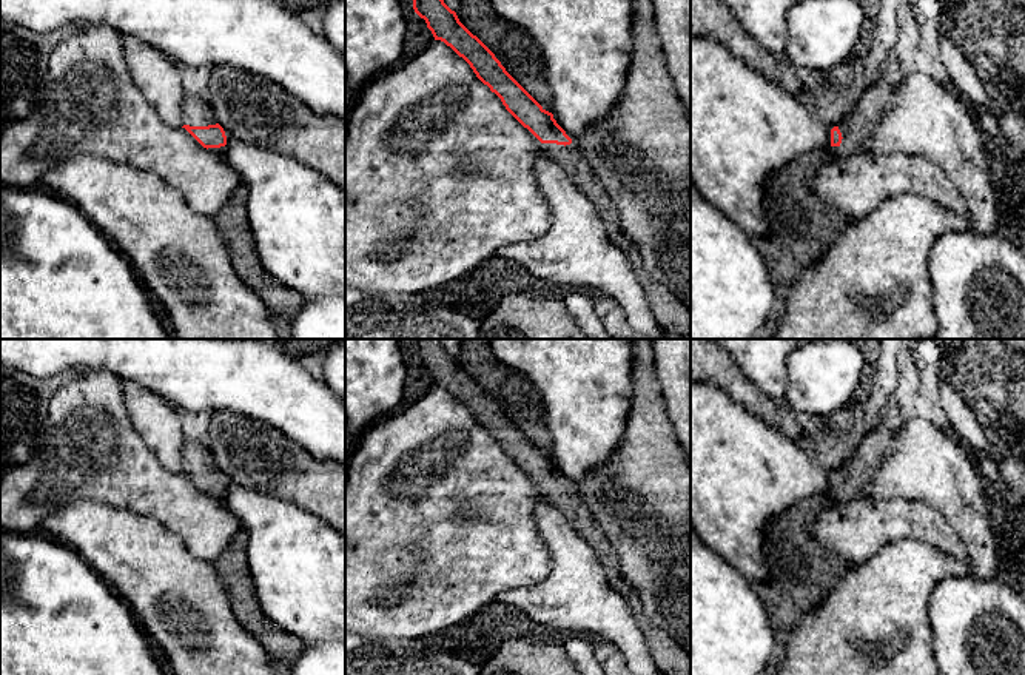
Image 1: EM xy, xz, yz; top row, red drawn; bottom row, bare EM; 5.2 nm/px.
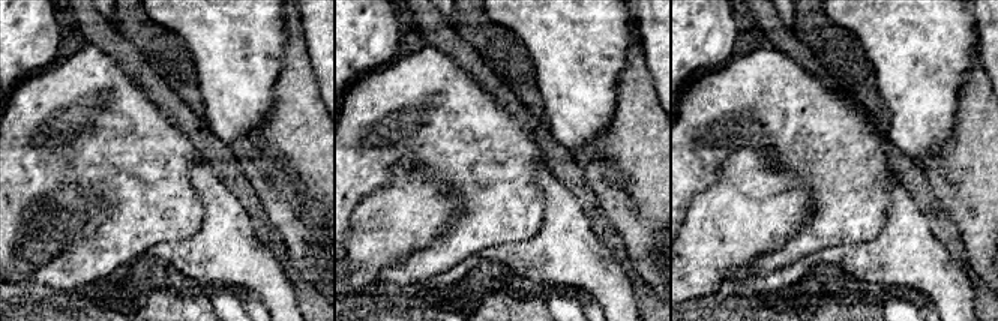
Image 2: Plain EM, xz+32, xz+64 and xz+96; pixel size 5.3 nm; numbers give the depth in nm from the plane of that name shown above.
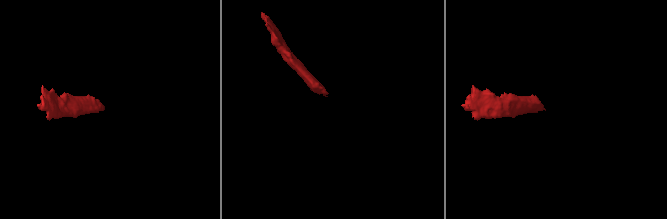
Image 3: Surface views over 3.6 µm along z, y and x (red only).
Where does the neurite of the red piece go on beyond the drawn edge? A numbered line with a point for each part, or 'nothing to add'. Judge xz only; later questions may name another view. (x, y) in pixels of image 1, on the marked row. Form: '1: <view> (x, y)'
1: xz (672, 316)

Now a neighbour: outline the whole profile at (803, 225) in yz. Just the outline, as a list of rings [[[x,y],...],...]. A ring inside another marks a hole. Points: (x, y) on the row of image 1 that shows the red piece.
[[[820,153],[803,154],[774,173],[766,183],[763,207],[771,223],[769,233],[751,239],[761,251],[778,291],[823,257],[852,220],[812,191],[823,159]]]

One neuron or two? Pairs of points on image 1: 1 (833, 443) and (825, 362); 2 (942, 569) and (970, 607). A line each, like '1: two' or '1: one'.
1: two
2: two

